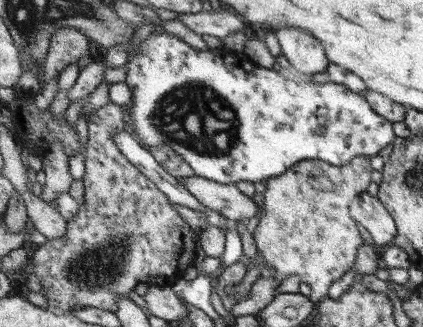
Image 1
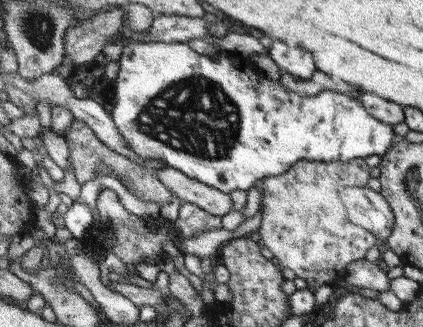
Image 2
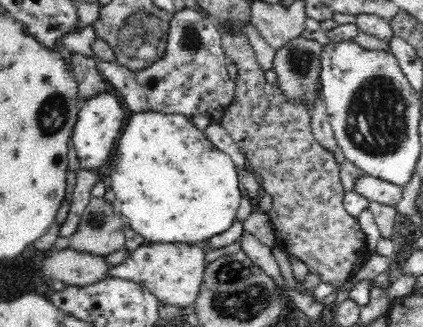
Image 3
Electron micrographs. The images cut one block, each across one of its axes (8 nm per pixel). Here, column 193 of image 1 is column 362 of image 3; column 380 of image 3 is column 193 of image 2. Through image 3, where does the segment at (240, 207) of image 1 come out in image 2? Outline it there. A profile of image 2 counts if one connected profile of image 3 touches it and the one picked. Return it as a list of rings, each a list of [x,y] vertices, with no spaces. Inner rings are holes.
[[[173,166],[161,168],[159,178],[173,194],[179,196],[181,202],[193,202],[193,204],[201,206],[203,210],[207,210],[215,216],[223,216],[223,218],[233,212],[231,196],[227,192],[207,186],[207,184],[203,184],[203,180],[195,180]]]

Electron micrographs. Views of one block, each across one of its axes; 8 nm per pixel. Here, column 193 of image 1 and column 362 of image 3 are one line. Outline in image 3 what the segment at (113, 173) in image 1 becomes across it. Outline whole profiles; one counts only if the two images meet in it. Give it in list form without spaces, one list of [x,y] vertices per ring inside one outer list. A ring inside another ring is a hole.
[[[222,32],[222,46],[228,62],[234,62],[238,68],[236,80],[236,100],[224,112],[222,128],[234,138],[240,150],[248,158],[250,170],[260,178],[262,194],[272,196],[272,210],[268,212],[272,220],[272,228],[276,234],[276,244],[288,252],[288,256],[296,256],[306,264],[310,272],[316,272],[322,278],[322,284],[330,284],[334,288],[342,288],[346,280],[354,276],[356,268],[364,268],[366,252],[366,234],[362,232],[358,218],[352,216],[344,208],[344,186],[340,182],[340,168],[334,158],[334,152],[324,148],[322,142],[316,140],[312,132],[312,110],[306,100],[292,100],[280,88],[280,84],[268,84],[262,66],[258,66],[256,54],[248,44],[244,34]]]

